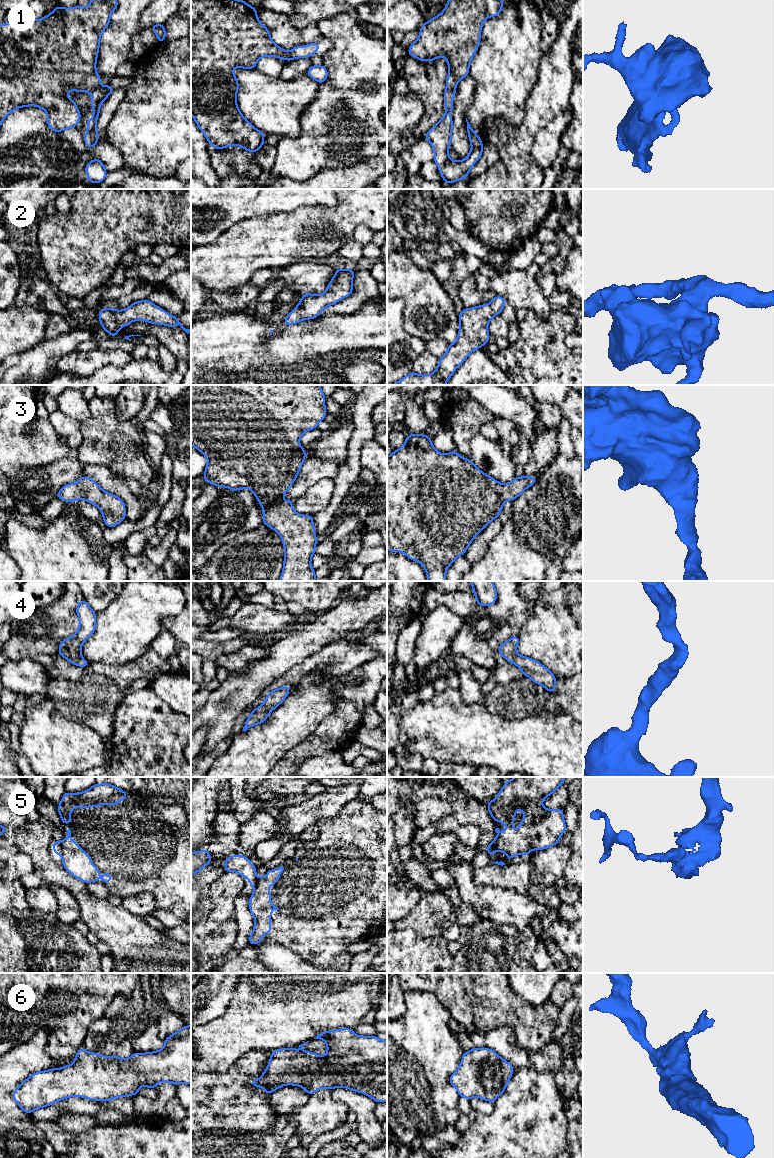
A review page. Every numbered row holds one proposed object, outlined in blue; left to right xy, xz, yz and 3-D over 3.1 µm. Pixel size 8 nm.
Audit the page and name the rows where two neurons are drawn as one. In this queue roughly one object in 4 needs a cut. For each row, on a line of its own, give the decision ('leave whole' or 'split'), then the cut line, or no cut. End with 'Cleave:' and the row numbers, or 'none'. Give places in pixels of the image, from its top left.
1: split; cut in xy along (99, 86), (90, 92)
2: leave whole; no cut
3: leave whole; no cut
4: leave whole; no cut
5: split; cut in xy along (59, 842), (62, 853)
6: leave whole; no cut
Cleave: 1, 5

